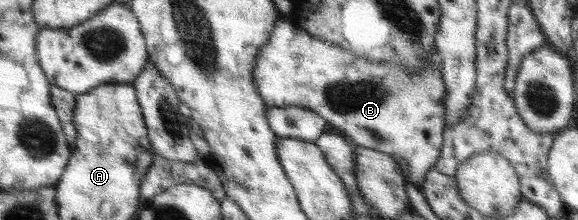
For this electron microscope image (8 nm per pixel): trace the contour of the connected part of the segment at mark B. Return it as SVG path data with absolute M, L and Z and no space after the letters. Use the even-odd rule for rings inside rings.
M278 16L273 36L256 56L254 85L258 87L266 106L304 107L317 112L357 146L390 155L400 165L406 180L420 186L426 173L438 160L444 140L446 85L442 81L441 56L434 52L426 63L422 63L418 73L412 72L414 69L406 69L404 65L370 61L355 55L338 45L312 37L297 23L284 21Z

